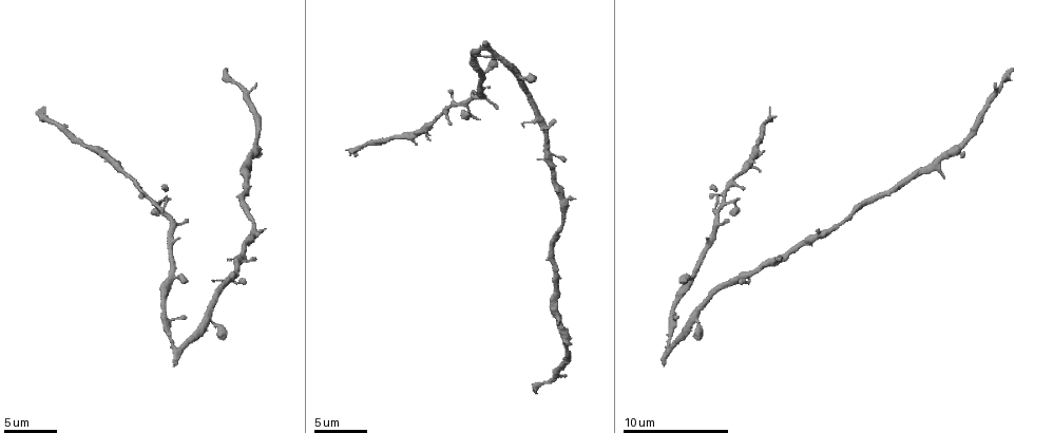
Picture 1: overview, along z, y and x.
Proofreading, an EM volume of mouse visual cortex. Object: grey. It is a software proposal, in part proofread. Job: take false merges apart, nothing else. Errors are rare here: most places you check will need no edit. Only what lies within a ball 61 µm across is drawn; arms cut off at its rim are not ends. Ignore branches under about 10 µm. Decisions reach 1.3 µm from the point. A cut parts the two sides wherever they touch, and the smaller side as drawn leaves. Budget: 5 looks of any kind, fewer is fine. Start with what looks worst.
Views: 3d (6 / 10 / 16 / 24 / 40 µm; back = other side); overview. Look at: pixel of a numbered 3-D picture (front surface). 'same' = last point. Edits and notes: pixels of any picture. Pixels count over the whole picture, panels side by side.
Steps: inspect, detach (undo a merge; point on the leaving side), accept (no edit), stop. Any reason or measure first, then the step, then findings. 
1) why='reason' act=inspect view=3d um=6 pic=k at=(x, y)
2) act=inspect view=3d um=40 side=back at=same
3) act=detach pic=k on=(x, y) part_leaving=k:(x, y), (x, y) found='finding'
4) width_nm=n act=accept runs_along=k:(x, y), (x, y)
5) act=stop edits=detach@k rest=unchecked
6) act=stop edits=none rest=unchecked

why='calibre changes' act=inspect view=3d um=10 pic=1 at=(244, 175)

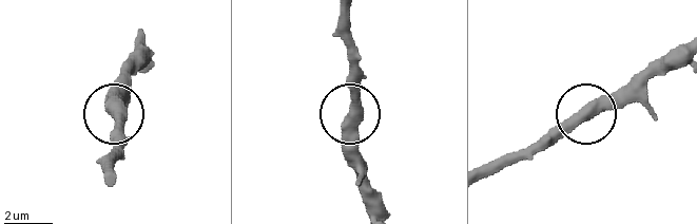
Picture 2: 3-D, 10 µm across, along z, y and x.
act=accept found='all the same cell'

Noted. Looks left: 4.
why='narrows sharply' act=inspect view=3d um=6 pic=1 at=(84, 144)

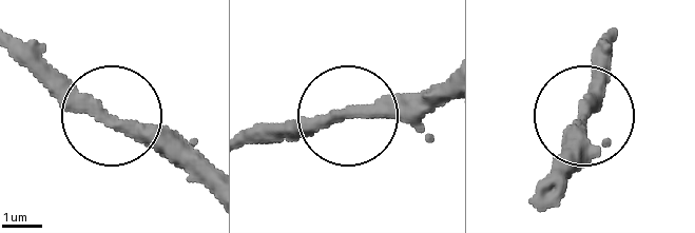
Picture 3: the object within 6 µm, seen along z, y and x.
act=accept found='all the same cell'

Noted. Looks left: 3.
act=inspect view=3d um=10 pic=1 at=(216, 292)

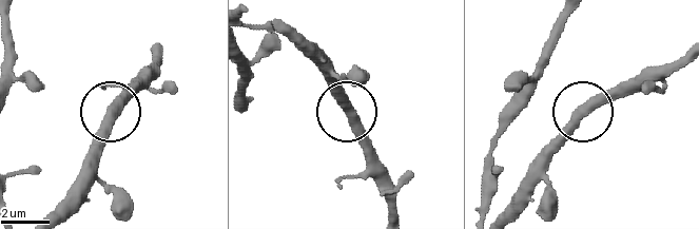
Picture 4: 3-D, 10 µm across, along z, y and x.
width_nm=400 act=accept found='all the same cell'

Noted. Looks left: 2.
act=stop edits=none rest=unchecked

